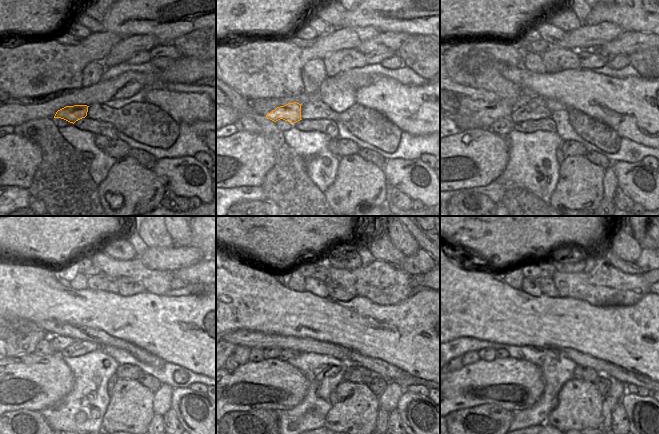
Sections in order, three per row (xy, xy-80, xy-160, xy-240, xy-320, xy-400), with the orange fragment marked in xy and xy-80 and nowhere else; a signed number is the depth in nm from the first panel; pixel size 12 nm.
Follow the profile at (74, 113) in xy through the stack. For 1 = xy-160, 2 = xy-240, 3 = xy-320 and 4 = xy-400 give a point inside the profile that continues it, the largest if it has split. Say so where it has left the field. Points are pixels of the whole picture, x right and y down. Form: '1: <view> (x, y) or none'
1: xy-160 (506, 109)
2: xy-240 (23, 346)
3: xy-320 (240, 355)
4: xy-400 (460, 359)

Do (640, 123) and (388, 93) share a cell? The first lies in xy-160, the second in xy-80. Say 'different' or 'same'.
same

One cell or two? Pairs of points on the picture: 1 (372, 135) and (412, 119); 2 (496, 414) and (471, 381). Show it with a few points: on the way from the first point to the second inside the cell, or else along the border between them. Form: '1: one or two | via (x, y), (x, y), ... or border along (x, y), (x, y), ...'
1: two | border along (376, 111), (384, 114), (402, 131)
2: two | border along (465, 408), (495, 403), (510, 411)

